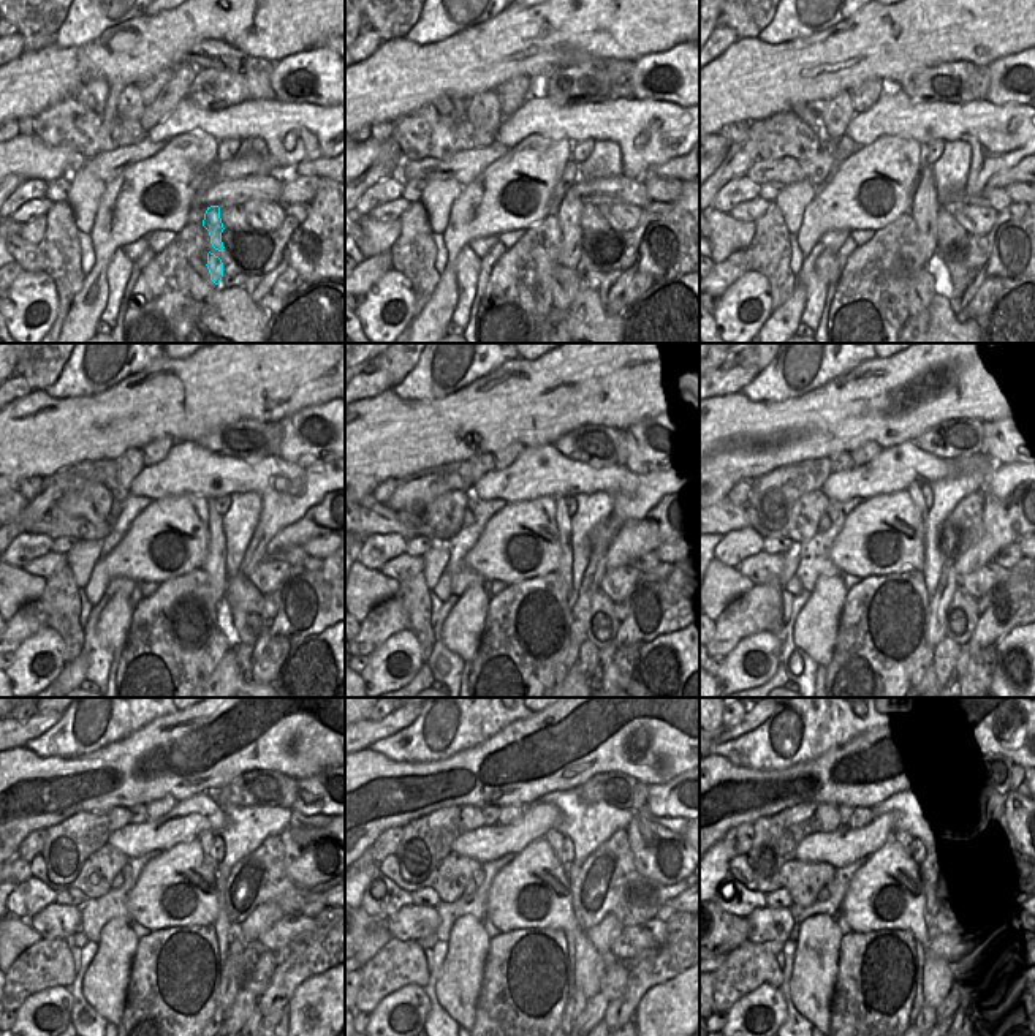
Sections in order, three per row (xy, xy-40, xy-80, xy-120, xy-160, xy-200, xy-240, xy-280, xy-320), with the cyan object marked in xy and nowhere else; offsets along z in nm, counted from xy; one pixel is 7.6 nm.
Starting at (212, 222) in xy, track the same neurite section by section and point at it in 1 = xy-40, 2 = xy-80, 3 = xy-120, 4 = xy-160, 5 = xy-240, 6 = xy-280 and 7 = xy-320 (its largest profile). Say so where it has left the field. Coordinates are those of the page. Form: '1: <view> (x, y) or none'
1: xy-40 (568, 212)
2: xy-80 (925, 206)
3: xy-120 (214, 565)
4: xy-160 (564, 518)
5: xy-240 (204, 839)
6: xy-280 (553, 837)
7: xy-320 (904, 837)

